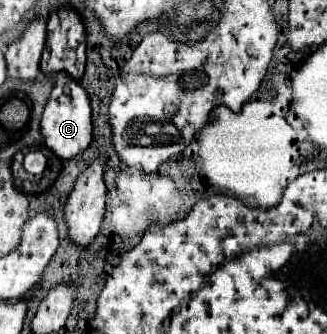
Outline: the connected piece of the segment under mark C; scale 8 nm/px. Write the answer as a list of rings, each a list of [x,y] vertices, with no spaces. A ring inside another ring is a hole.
[[[57,73],[57,77],[55,77],[55,87],[51,91],[51,97],[45,105],[43,119],[41,119],[41,135],[43,135],[45,147],[51,149],[59,159],[65,159],[65,161],[83,153],[93,141],[89,97],[87,97],[85,89],[79,85],[79,81],[75,81],[67,73]]]

